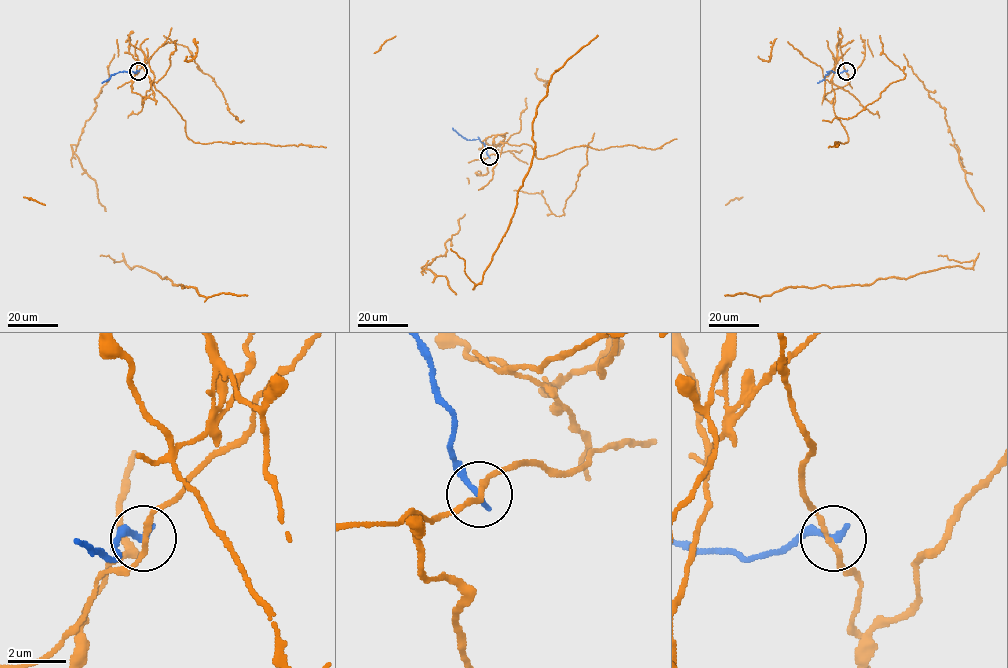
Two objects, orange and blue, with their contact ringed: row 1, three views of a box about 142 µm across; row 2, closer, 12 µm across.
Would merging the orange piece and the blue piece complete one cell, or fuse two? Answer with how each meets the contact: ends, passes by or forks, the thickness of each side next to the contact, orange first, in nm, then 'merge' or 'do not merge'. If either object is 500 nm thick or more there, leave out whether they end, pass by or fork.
orange passes by | blue ends | 160/240 nm | do not merge

